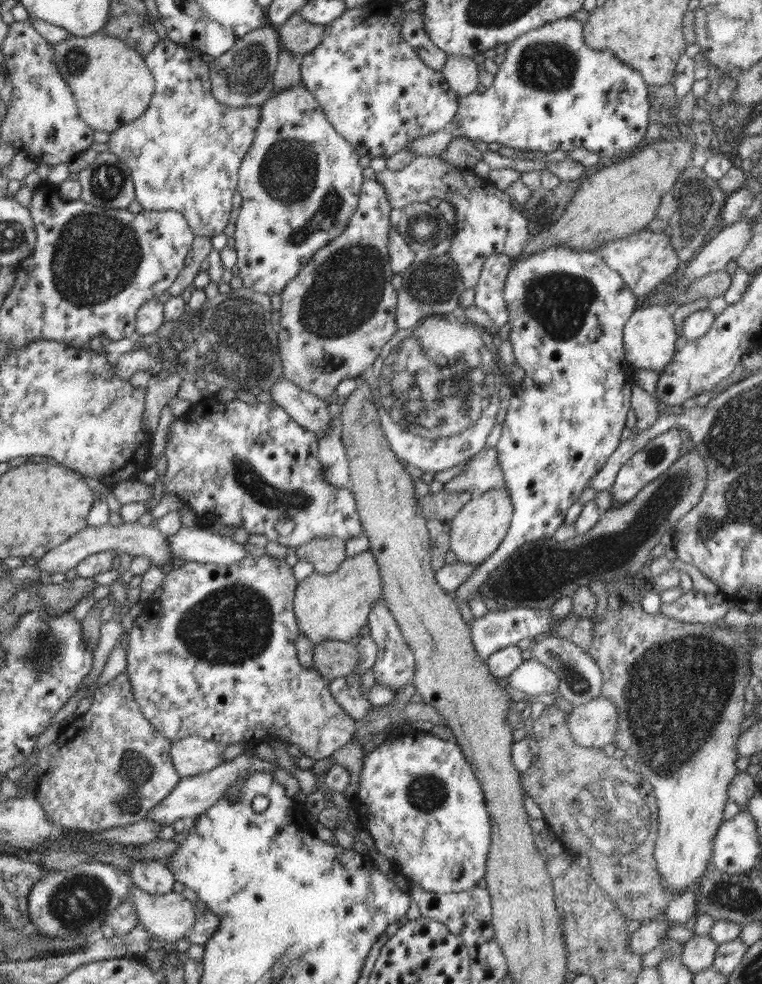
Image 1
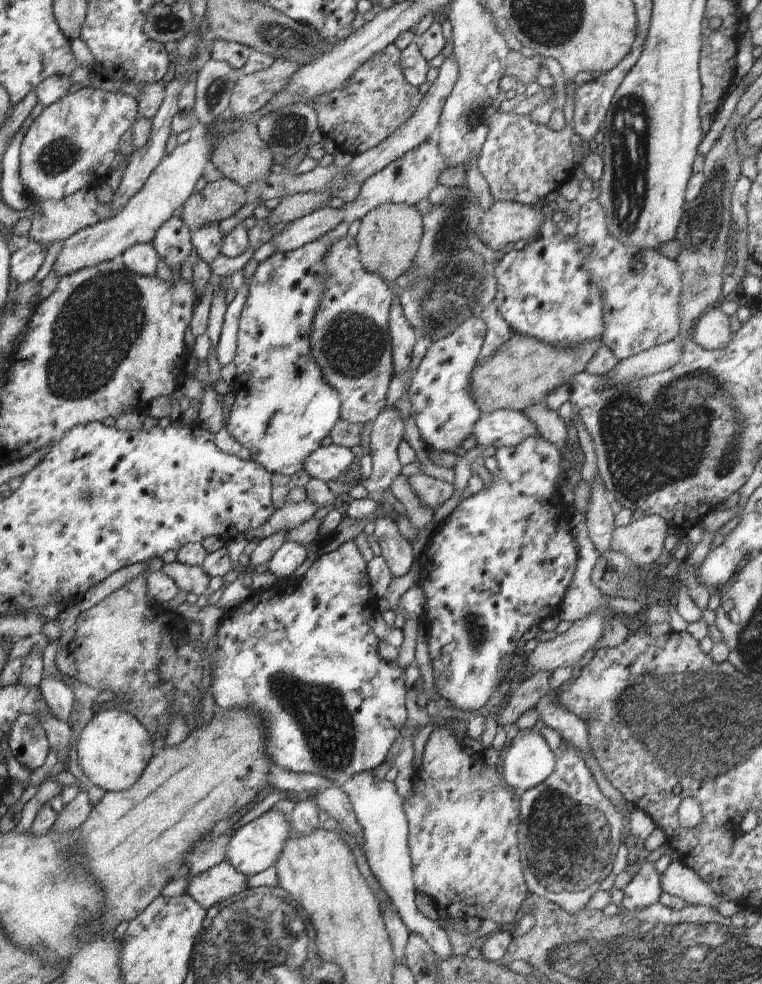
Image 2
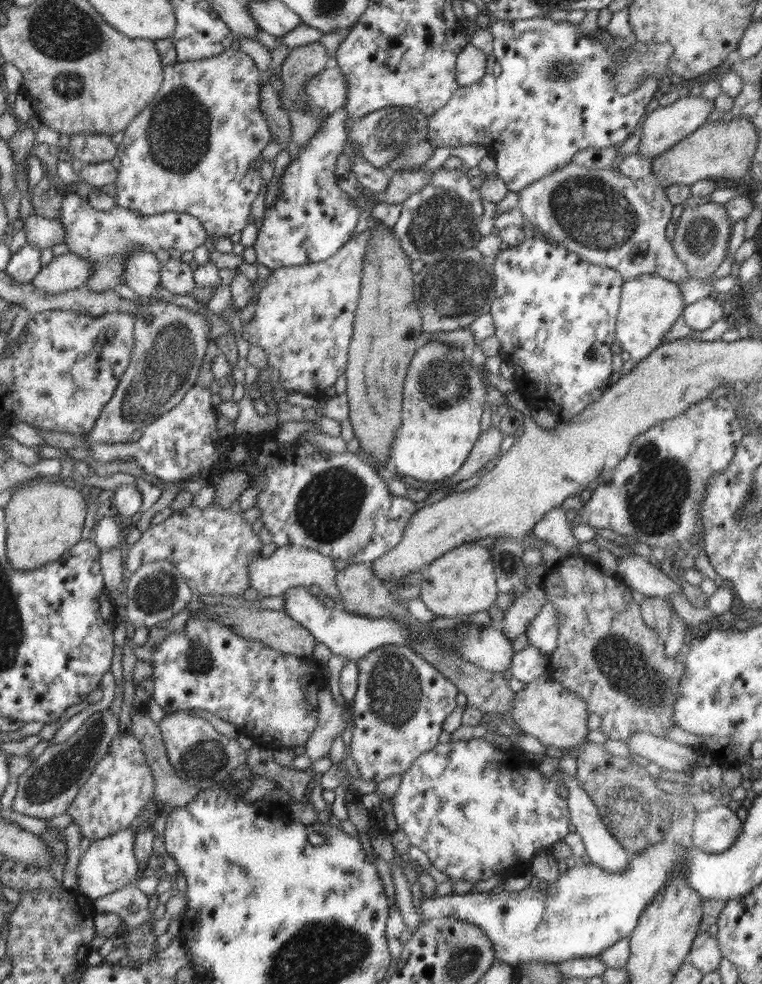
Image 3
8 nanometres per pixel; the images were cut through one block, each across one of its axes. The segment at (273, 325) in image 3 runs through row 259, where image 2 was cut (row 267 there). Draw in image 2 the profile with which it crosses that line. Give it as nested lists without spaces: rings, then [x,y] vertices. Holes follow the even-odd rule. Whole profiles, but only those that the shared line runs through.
[[[352,235],[336,240],[328,248],[324,264],[324,295],[312,320],[310,350],[326,382],[340,396],[341,418],[364,425],[372,422],[386,404],[393,366],[389,312],[394,294],[387,282],[364,270]]]

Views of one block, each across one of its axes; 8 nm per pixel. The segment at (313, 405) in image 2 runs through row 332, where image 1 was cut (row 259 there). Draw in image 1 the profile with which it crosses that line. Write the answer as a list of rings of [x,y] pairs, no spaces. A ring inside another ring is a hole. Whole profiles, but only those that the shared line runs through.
[[[303,85],[292,86],[292,88],[284,89],[278,94],[272,93],[270,98],[262,104],[261,112],[262,116],[260,116],[260,123],[258,123],[258,128],[256,128],[256,136],[254,136],[252,148],[246,152],[246,157],[243,158],[239,166],[237,191],[238,194],[242,195],[242,205],[235,212],[233,218],[236,224],[233,236],[235,246],[233,248],[237,252],[238,260],[236,266],[238,266],[243,286],[272,297],[274,294],[281,294],[283,288],[291,281],[291,278],[294,278],[308,264],[310,258],[320,250],[320,247],[326,246],[331,240],[334,240],[344,232],[350,218],[354,215],[356,208],[358,208],[359,194],[364,176],[362,175],[363,168],[358,165],[359,157],[354,153],[352,146],[334,130],[332,123],[327,120],[324,110],[321,110],[316,98]]]

